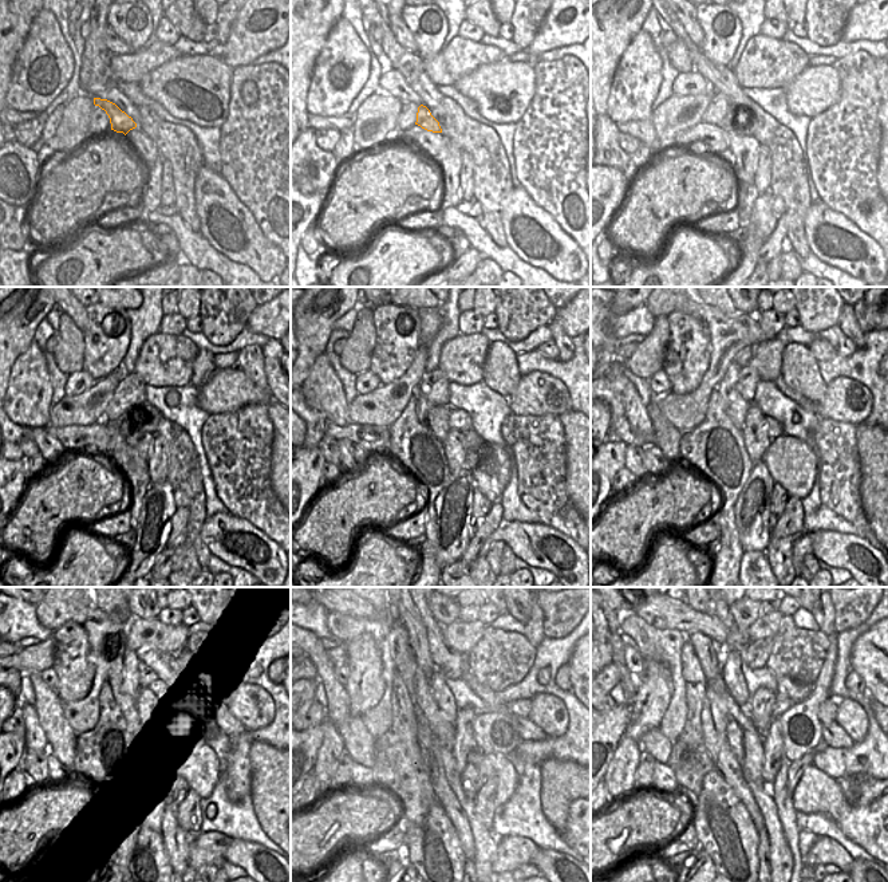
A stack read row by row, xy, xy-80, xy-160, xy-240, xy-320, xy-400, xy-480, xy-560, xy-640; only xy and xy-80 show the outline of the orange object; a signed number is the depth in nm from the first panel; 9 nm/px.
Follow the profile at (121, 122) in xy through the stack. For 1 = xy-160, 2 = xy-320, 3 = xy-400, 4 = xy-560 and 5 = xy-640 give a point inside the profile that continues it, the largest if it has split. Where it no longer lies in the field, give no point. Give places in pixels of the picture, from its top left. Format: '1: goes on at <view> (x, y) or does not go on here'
1: goes on at xy-160 (745, 130)
2: goes on at xy-320 (460, 420)
3: goes on at xy-400 (773, 428)
4: goes on at xy-560 (494, 732)
5: goes on at xy-640 (801, 729)

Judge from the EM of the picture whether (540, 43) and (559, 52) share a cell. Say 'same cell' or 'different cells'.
different cells

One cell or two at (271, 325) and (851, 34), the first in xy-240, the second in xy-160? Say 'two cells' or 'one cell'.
one cell

